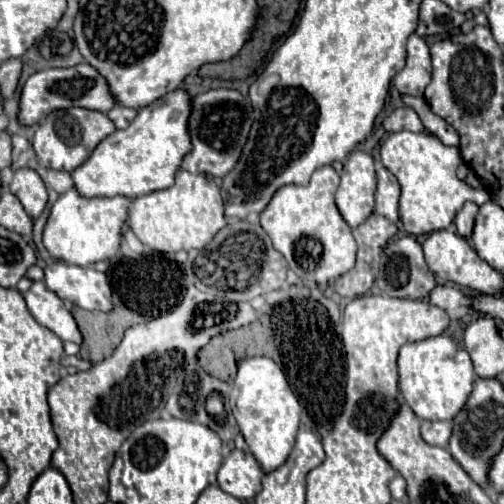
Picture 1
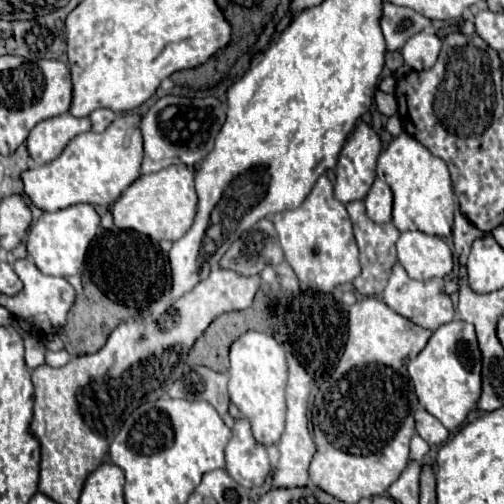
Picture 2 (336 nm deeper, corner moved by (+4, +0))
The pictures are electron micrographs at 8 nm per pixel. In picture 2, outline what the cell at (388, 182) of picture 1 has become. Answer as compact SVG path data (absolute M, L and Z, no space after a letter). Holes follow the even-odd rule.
M380 179L374 181L364 203L366 203L366 213L374 223L392 221L392 191L384 181Z

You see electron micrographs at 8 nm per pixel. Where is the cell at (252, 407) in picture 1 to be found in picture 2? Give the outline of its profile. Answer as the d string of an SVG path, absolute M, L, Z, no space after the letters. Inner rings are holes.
M248 331L238 337L230 347L230 367L228 367L228 393L232 403L240 409L242 417L250 421L254 439L260 445L276 445L284 433L286 419L286 381L288 381L288 363L286 353L280 343L258 331Z

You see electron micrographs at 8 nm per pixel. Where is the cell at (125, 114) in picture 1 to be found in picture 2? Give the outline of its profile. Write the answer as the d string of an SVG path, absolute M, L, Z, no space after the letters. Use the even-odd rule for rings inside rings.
M96 109L94 113L90 113L90 121L92 121L92 129L96 131L96 133L102 133L112 121L116 119L116 113L114 111L110 111L110 109Z

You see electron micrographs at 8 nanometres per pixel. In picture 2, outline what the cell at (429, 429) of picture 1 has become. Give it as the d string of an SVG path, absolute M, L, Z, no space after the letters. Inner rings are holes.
M418 409L414 417L416 417L416 433L428 445L442 445L448 441L448 429L426 409Z

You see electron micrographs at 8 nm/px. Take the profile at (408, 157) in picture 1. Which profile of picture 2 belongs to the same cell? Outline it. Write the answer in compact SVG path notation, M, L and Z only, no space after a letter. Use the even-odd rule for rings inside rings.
M400 133L390 145L380 153L376 173L394 193L392 223L398 231L418 229L428 235L448 237L452 231L454 213L454 191L446 163L432 155L422 143L418 143L408 133Z

